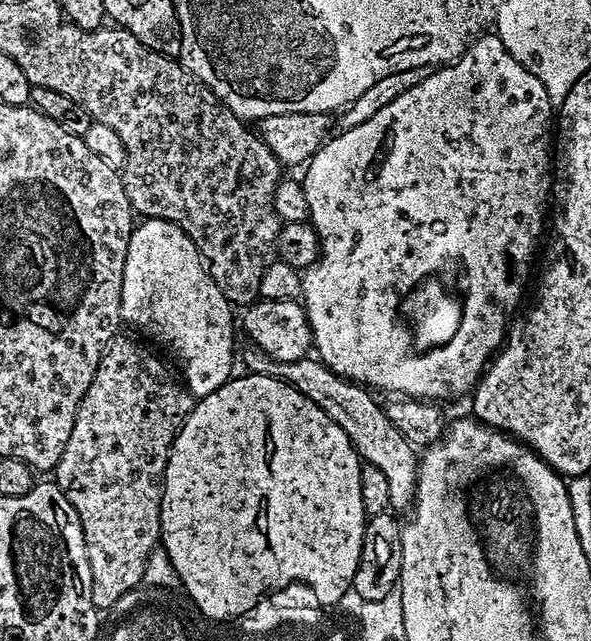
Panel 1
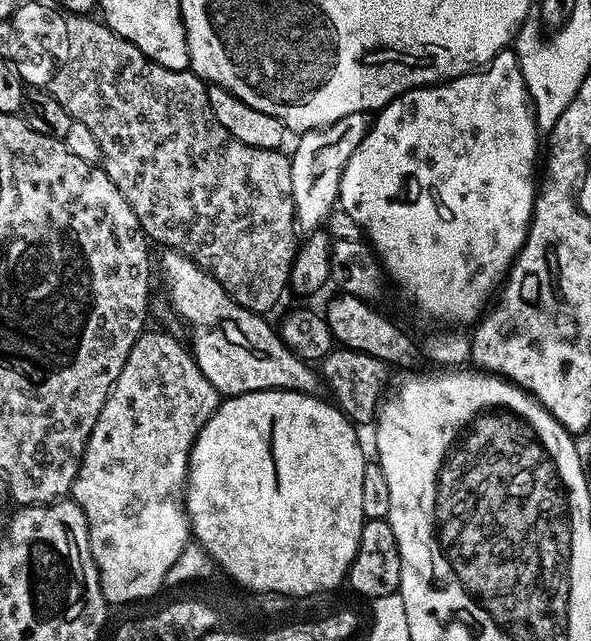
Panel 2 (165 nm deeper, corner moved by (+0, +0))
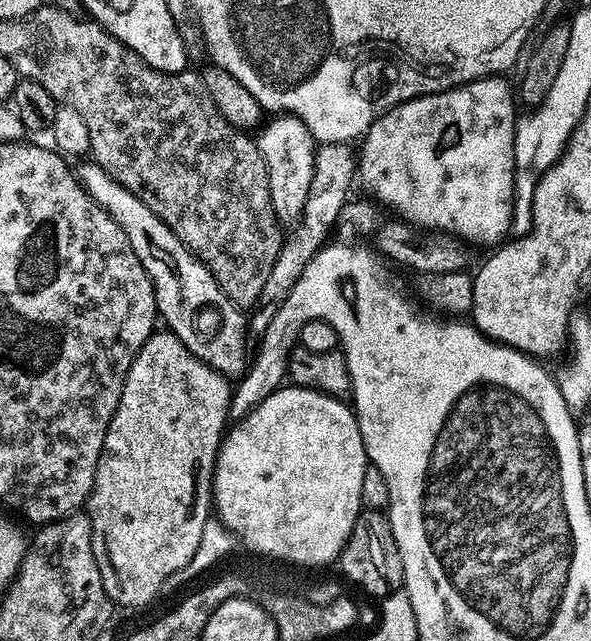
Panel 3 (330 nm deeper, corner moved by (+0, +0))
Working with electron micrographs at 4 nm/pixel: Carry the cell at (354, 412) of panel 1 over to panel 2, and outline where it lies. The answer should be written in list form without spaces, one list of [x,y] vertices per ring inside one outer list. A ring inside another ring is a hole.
[[[171,250],[163,253],[165,256],[161,258],[160,264],[158,260],[158,272],[164,275],[164,288],[168,291],[168,300],[172,303],[172,308],[188,323],[188,332],[192,335],[192,344],[190,343],[190,351],[196,359],[198,370],[202,370],[202,374],[206,374],[206,382],[210,382],[210,386],[214,386],[214,390],[219,392],[221,397],[241,396],[242,394],[250,394],[251,392],[265,392],[266,390],[280,389],[281,392],[305,392],[307,396],[320,396],[322,392],[322,377],[315,367],[309,361],[302,360],[298,354],[294,354],[282,342],[279,331],[275,327],[272,328],[267,324],[265,317],[259,312],[251,312],[242,306],[238,306],[238,302],[234,302],[234,298],[218,283],[210,273],[202,270],[189,256],[183,256],[180,252]]]

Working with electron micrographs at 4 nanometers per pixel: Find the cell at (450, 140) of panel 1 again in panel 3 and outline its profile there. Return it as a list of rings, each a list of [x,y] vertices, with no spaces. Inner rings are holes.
[[[503,75],[499,76],[483,76],[480,80],[471,80],[468,84],[457,84],[454,88],[447,88],[445,92],[432,92],[428,96],[415,96],[413,100],[407,100],[406,102],[402,102],[401,104],[396,104],[394,107],[388,109],[386,114],[382,114],[373,122],[373,124],[368,127],[367,132],[364,133],[362,137],[362,143],[358,148],[358,176],[359,179],[368,180],[368,184],[372,187],[371,195],[375,197],[377,201],[381,200],[382,203],[386,204],[390,208],[394,208],[397,212],[395,212],[399,219],[409,223],[415,224],[425,230],[443,230],[445,232],[450,232],[453,235],[460,237],[462,240],[466,242],[480,242],[482,244],[492,244],[491,246],[496,246],[501,243],[509,235],[511,226],[512,226],[512,190],[514,188],[514,182],[516,181],[516,163],[514,162],[514,138],[516,137],[516,121],[518,119],[518,111],[516,112],[516,108],[518,109],[517,101],[514,99],[514,88],[507,84],[504,81],[505,77]]]

